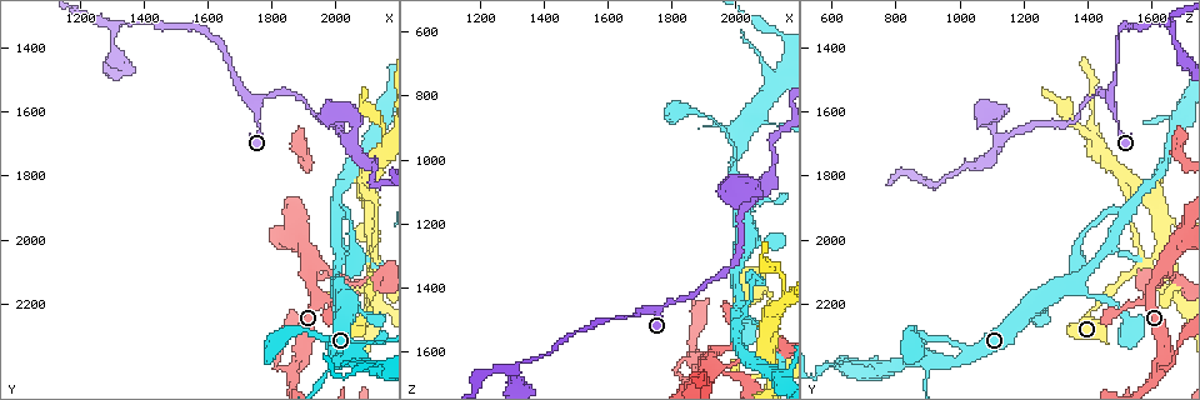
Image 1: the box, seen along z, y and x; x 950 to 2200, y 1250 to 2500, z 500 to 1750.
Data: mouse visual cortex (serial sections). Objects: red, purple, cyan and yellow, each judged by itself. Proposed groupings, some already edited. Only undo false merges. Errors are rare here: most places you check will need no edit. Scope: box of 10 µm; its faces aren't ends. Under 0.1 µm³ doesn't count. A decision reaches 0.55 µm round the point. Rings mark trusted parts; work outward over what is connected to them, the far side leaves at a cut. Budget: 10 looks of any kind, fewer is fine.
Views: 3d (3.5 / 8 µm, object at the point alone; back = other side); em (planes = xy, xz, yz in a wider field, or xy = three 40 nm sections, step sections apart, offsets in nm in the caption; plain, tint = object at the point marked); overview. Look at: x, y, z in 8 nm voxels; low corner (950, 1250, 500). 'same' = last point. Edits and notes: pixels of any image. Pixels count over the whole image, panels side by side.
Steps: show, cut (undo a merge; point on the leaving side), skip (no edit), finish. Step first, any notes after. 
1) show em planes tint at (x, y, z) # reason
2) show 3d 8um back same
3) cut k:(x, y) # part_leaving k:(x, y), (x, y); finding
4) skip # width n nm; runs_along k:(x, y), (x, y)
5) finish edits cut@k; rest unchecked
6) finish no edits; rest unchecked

show 3d 8um back at (2020, 2370, 920) # abrupt turn

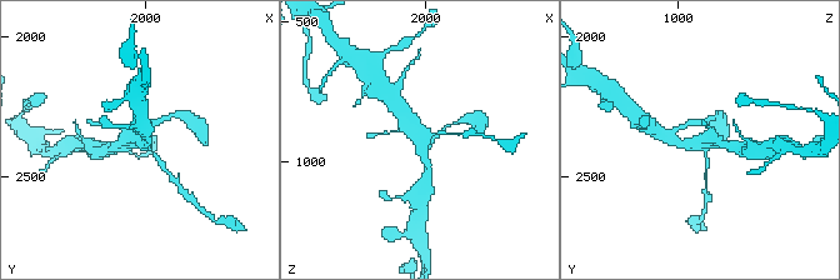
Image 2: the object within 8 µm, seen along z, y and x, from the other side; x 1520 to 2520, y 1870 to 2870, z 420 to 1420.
show em planes tint same # arms 4; arm_widths 150, 150, 200, 300 nm

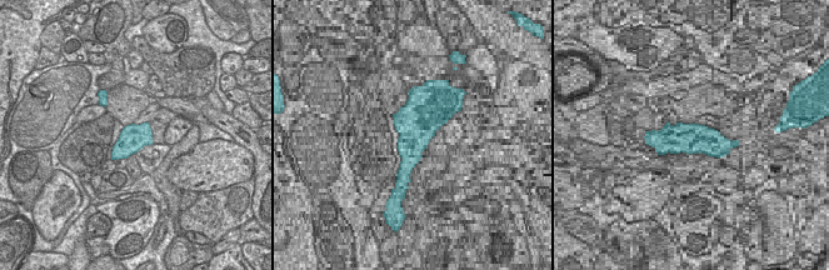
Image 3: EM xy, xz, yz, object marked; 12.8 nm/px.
skip # runs_along 2:(428, 168), (419, 136), (403, 109); one cell here

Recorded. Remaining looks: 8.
show 3d 8um at (2100, 2050, 1610) # abrupt turn

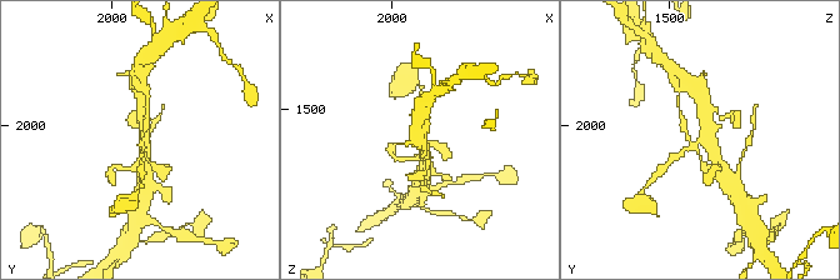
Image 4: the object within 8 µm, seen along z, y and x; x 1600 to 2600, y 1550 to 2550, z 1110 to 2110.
show 3d 3.5um same # closer look

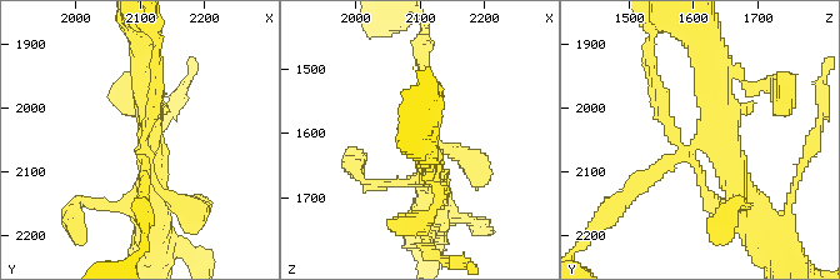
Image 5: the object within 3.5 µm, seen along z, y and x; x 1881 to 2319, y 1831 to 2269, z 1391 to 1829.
show em xy step 1 tint at (2110, 2055, 1615)

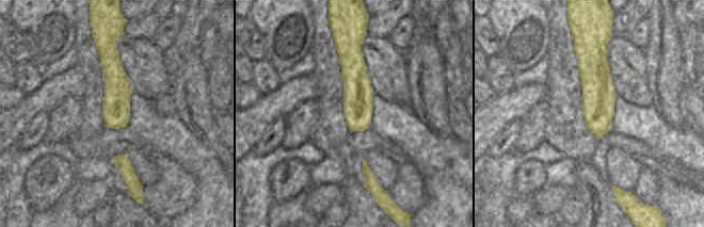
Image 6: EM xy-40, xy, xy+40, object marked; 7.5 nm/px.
skip # all the same cell

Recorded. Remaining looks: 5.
show 3d 3.5um at (1750, 1570, 1470) # abrupt turn

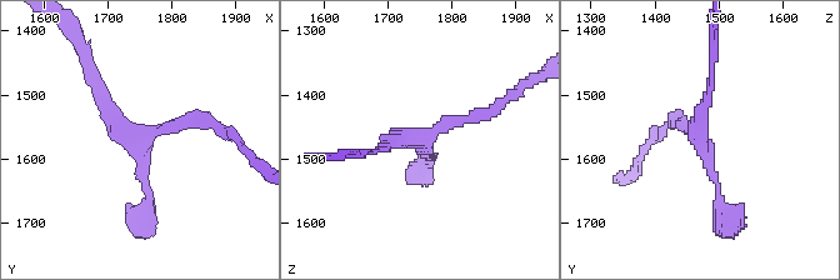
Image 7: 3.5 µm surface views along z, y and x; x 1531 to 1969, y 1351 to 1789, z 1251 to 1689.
show em xy step 1 tint at (1755, 1570, 1475)

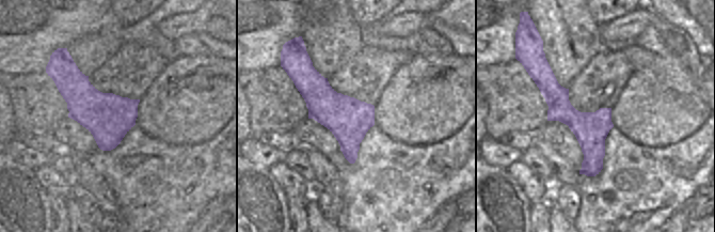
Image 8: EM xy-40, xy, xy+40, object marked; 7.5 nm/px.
skip # runs_along 7:(144, 216), (140, 140), (213, 125); continuous, no second cell

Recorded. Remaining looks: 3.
show 3d 3.5um at (1860, 2410, 1630) # a narrow waist

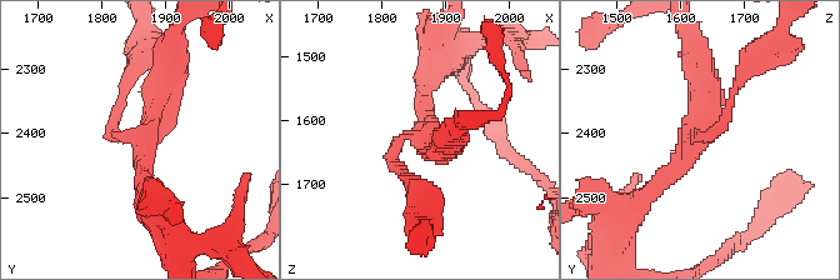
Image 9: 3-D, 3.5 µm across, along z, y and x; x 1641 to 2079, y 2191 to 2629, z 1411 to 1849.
show em xy step 3 tint at (1860, 2410, 1630) # arms 3; arm_widths 150, 200, 350 nm

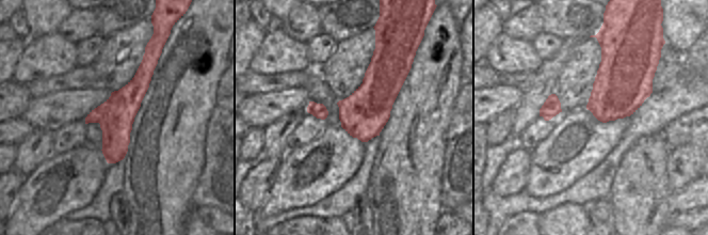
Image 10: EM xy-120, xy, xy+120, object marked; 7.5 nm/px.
skip # runs_along 9:(174, 64), (143, 136), (111, 136), (120, 98); continuous, no second cell

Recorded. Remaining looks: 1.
finish no edits; rest unchecked

